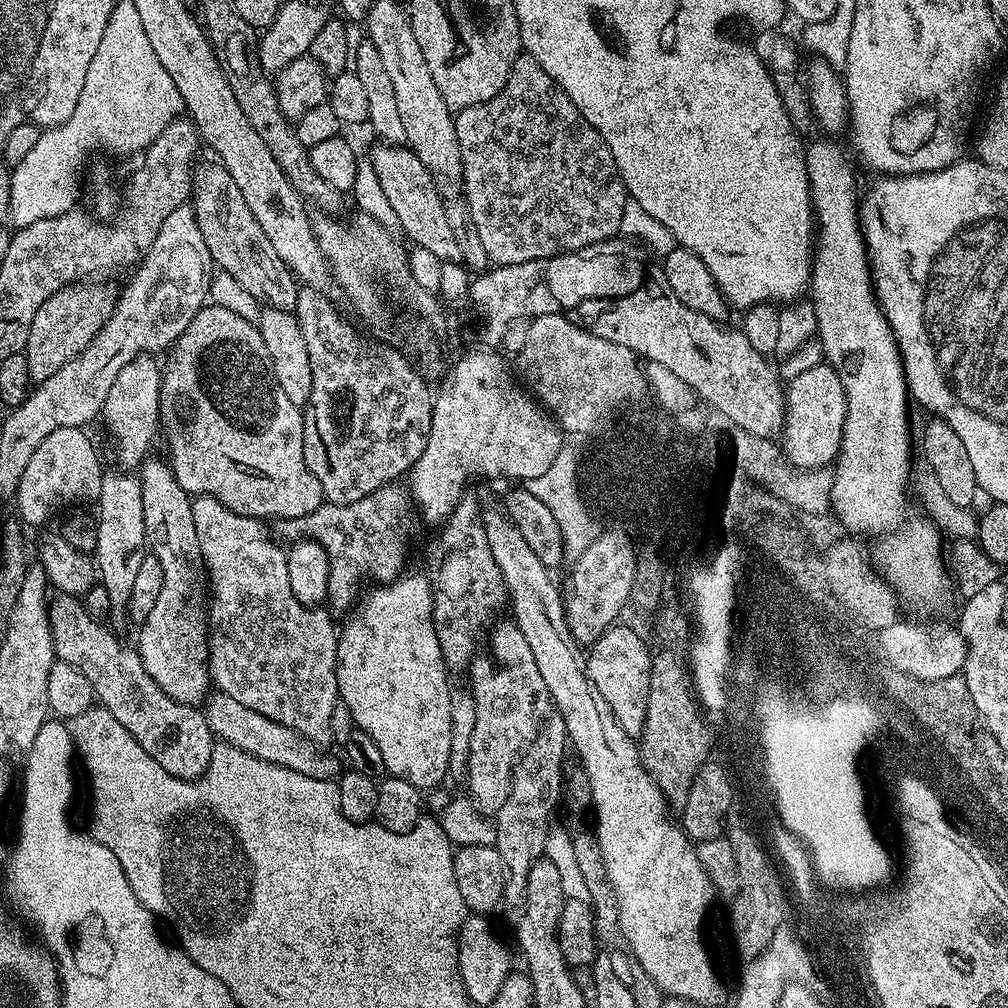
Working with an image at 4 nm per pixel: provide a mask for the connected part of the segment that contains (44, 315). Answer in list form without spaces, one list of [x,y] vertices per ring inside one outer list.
[[[77,282],[59,288],[42,306],[38,306],[38,314],[34,314],[34,322],[28,327],[28,337],[24,343],[24,357],[28,363],[28,379],[39,382],[50,378],[50,374],[62,370],[70,358],[74,358],[106,326],[116,308],[117,293],[112,293],[108,284],[92,284],[96,282]]]

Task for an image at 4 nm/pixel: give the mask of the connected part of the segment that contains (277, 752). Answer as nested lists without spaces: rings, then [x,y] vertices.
[[[213,691],[207,697],[202,711],[217,741],[233,745],[251,756],[294,770],[295,773],[306,774],[307,777],[314,777],[316,780],[327,780],[337,775],[338,767],[336,768],[332,759],[321,753],[323,751],[319,745],[298,734],[297,731],[290,730],[288,726],[283,726],[282,723],[274,722],[265,715],[247,709],[242,702],[235,701],[224,692]]]

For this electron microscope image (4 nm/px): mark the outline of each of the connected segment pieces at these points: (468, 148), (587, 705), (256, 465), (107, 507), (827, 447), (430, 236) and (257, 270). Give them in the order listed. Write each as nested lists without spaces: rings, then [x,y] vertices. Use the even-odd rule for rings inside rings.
[[[521,54],[512,63],[512,69],[502,90],[498,94],[494,94],[494,98],[490,98],[478,106],[459,109],[455,113],[454,119],[460,147],[460,170],[462,181],[464,180],[462,199],[468,204],[470,218],[474,218],[474,226],[478,226],[478,238],[482,238],[482,247],[485,248],[489,261],[493,265],[549,260],[551,256],[557,256],[563,252],[573,252],[594,242],[611,240],[619,233],[622,210],[629,194],[624,189],[622,174],[618,174],[614,154],[610,154],[610,150],[606,146],[606,142],[602,142],[598,130],[594,130],[594,126],[590,126],[590,122],[586,122],[586,118],[582,118],[578,106],[574,106],[574,102],[570,102],[570,98],[564,93],[562,86],[558,86],[558,82],[554,82],[554,78],[550,78],[550,74],[546,74],[546,70],[542,70],[542,66],[534,57]]]
[[[485,511],[482,519],[490,554],[508,587],[511,619],[518,630],[522,630],[522,638],[530,642],[534,662],[538,662],[538,674],[542,674],[542,682],[546,682],[546,690],[555,711],[565,720],[568,740],[573,749],[576,747],[581,760],[579,763],[590,782],[590,812],[591,815],[596,815],[594,835],[618,902],[623,943],[628,943],[633,958],[640,963],[639,971],[655,982],[665,997],[686,1000],[692,1006],[708,1004],[720,992],[720,980],[716,977],[712,956],[704,945],[704,919],[708,916],[708,907],[714,901],[714,893],[710,878],[702,862],[698,860],[696,844],[689,840],[677,821],[675,824],[668,817],[670,805],[640,761],[637,741],[626,734],[622,726],[618,726],[618,720],[614,718],[614,712],[610,710],[606,698],[602,698],[602,694],[598,694],[598,686],[590,682],[581,645],[572,639],[572,631],[564,614],[564,598],[561,591],[558,588],[556,590],[550,568],[539,560],[530,546],[526,546],[526,538],[518,534],[514,522],[510,522],[503,511]]]
[[[209,303],[207,306],[200,308],[198,314],[194,314],[194,322],[190,322],[190,326],[186,326],[186,330],[172,345],[167,356],[168,361],[163,361],[160,374],[159,427],[162,429],[162,436],[168,439],[169,457],[167,456],[167,459],[172,465],[172,472],[178,478],[178,486],[182,486],[182,490],[186,490],[192,496],[214,498],[218,502],[222,502],[222,506],[234,510],[234,514],[257,518],[269,516],[273,522],[308,516],[314,510],[318,510],[321,504],[325,503],[322,485],[318,483],[318,478],[314,478],[314,474],[310,474],[310,466],[306,466],[306,458],[302,450],[304,414],[301,405],[290,402],[290,398],[286,398],[282,386],[278,386],[278,382],[274,378],[274,370],[270,366],[270,354],[266,354],[266,346],[262,346],[260,329],[252,320],[233,314],[231,310],[222,310],[222,306],[217,304]]]
[[[124,470],[109,471],[102,482],[100,497],[94,502],[94,519],[98,542],[94,553],[98,584],[104,587],[104,596],[112,607],[113,625],[125,623],[128,603],[134,594],[134,581],[146,555],[148,527],[142,506],[142,486],[139,475]],[[128,475],[128,476],[127,476]]]
[[[821,362],[813,369],[805,370],[787,381],[786,415],[782,420],[782,440],[785,440],[796,452],[802,451],[804,444],[808,444],[803,463],[809,469],[831,465],[840,454],[840,439],[844,429],[845,414],[846,402],[842,382],[828,363]]]
[[[378,144],[378,147],[373,150],[372,156],[370,156],[370,163],[374,166],[382,190],[385,191],[386,198],[389,199],[390,206],[394,209],[397,225],[412,240],[410,242],[415,247],[430,251],[430,254],[434,254],[442,262],[459,261],[458,244],[454,239],[454,234],[451,233],[450,222],[447,221],[444,196],[436,188],[436,178],[426,166],[423,166],[422,160],[406,146]]]
[[[211,162],[193,171],[190,176],[190,207],[196,211],[198,230],[202,230],[202,242],[210,250],[213,265],[219,271],[230,274],[242,290],[246,290],[253,301],[263,302],[267,307],[292,310],[296,307],[298,281],[290,269],[278,258],[278,250],[270,238],[266,238],[258,218],[250,214],[238,182],[230,178],[223,164]]]

